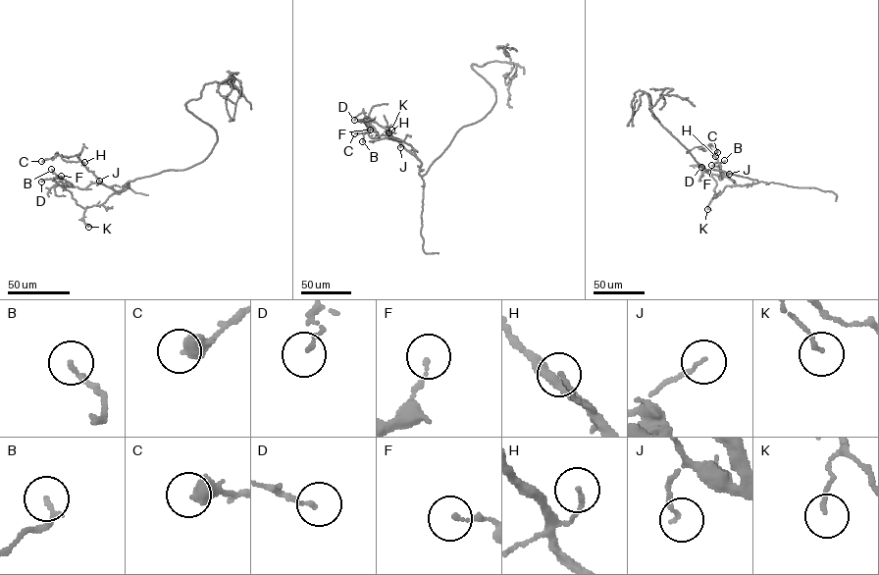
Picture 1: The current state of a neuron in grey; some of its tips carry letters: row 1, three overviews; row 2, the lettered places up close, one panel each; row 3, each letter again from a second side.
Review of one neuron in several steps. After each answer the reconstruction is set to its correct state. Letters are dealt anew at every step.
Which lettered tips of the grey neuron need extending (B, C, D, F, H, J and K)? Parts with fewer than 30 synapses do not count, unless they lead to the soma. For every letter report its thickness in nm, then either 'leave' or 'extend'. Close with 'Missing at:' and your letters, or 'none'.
B: 140 nm | leave
C: 550 nm | leave
D: 130 nm | leave
F: 120 nm | leave
H: 120 nm | leave
J: 120 nm | leave
K: 120 nm | leave
Missing at: none

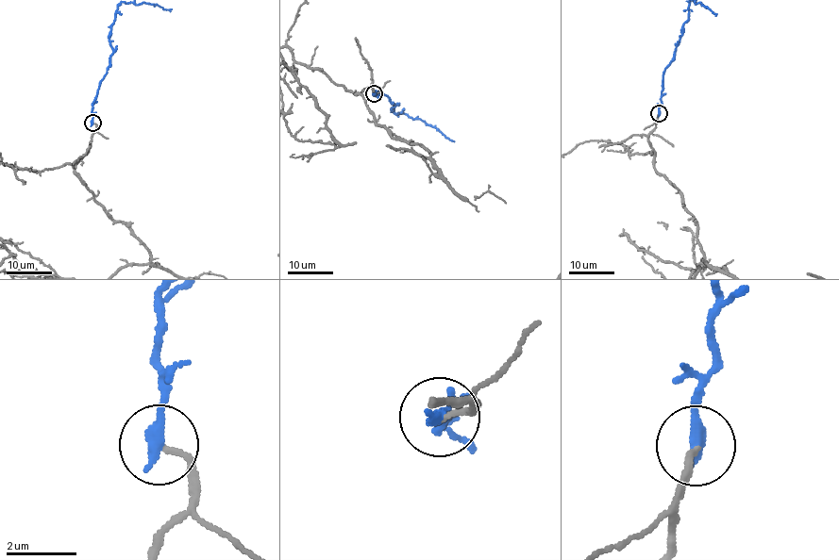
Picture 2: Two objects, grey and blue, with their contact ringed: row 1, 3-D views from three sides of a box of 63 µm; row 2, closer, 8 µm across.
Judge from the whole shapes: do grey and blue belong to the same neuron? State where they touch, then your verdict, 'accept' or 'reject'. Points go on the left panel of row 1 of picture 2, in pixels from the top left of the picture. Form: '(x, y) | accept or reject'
(92, 123) | accept

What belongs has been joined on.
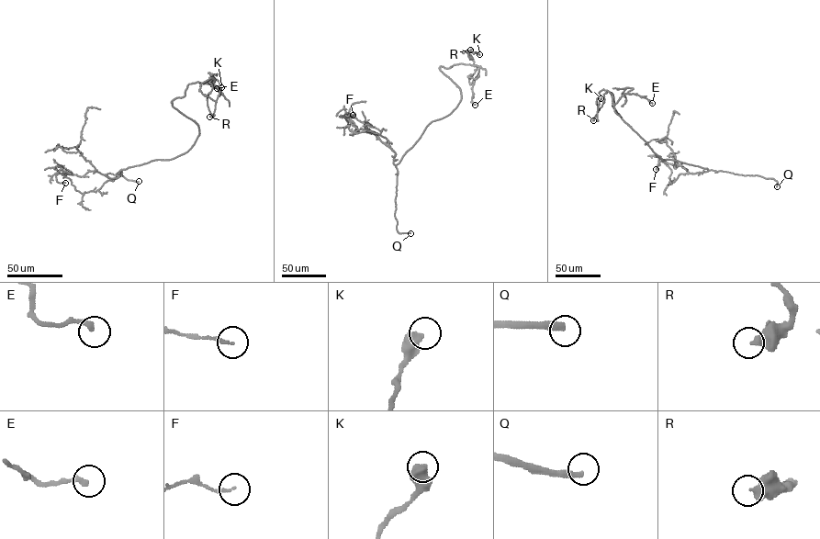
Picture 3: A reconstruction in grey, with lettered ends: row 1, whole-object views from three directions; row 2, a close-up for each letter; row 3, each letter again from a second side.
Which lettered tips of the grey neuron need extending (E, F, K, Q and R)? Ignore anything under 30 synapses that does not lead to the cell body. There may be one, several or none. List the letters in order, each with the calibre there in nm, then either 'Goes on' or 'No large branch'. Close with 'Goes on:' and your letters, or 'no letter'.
E: Thickness 260 nm. No large branch
F: Thickness 110 nm. No large branch
K: Thickness 550 nm. No large branch
Q: Thickness 320 nm. Goes on
R: Thickness 500 nm. No large branch
Goes on: Q

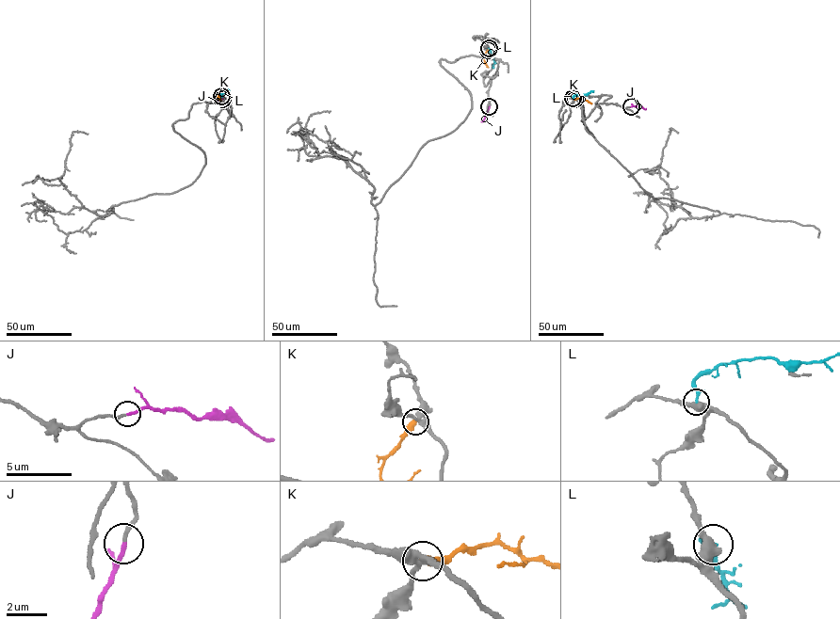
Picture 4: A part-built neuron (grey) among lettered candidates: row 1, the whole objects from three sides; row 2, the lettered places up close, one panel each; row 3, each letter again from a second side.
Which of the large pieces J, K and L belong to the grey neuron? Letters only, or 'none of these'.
J

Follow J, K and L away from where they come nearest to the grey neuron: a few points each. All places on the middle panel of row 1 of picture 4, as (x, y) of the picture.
J: (489, 106), (481, 121)
K: (488, 50), (484, 60), (488, 67)
L: (489, 48), (494, 61), (492, 68)

